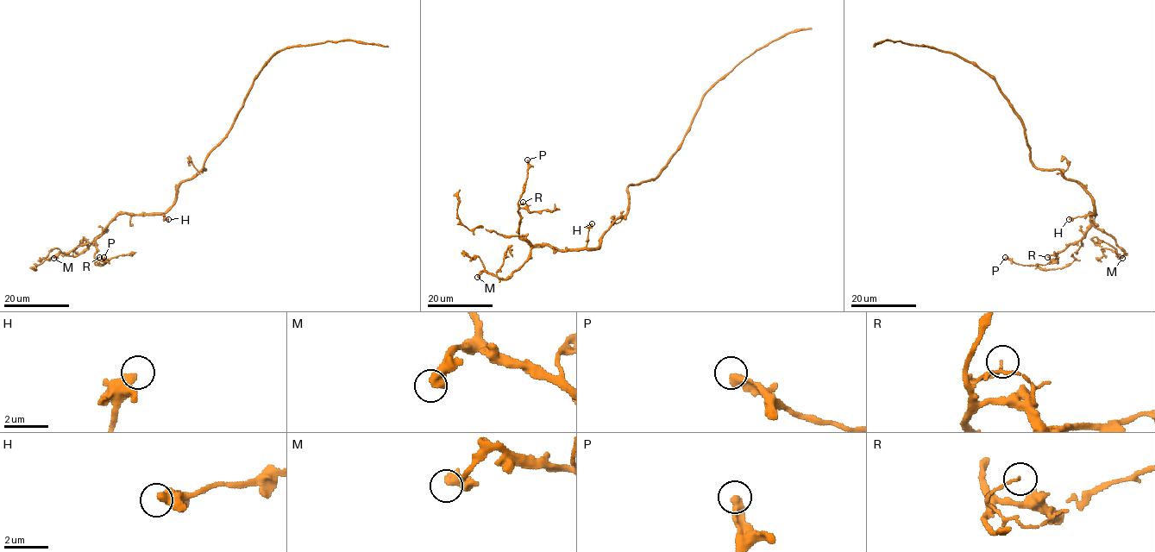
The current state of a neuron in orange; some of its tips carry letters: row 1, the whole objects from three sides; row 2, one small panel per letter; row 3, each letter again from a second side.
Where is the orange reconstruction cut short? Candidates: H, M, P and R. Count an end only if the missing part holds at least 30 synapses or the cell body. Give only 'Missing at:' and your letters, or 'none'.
Missing at: none

